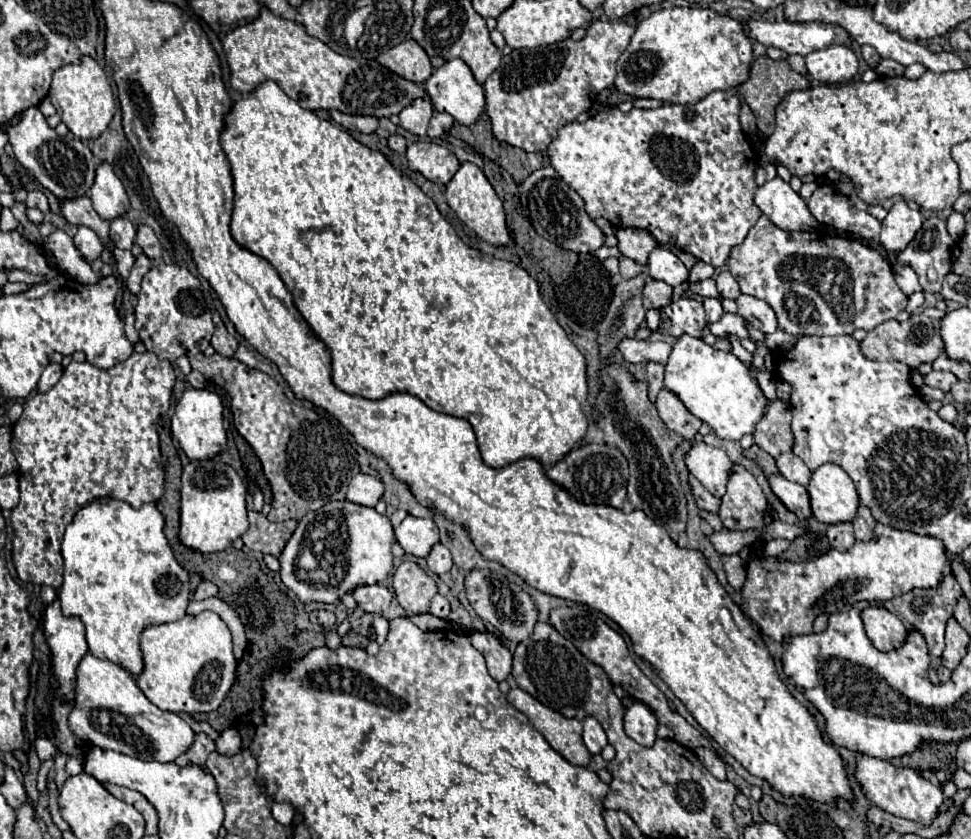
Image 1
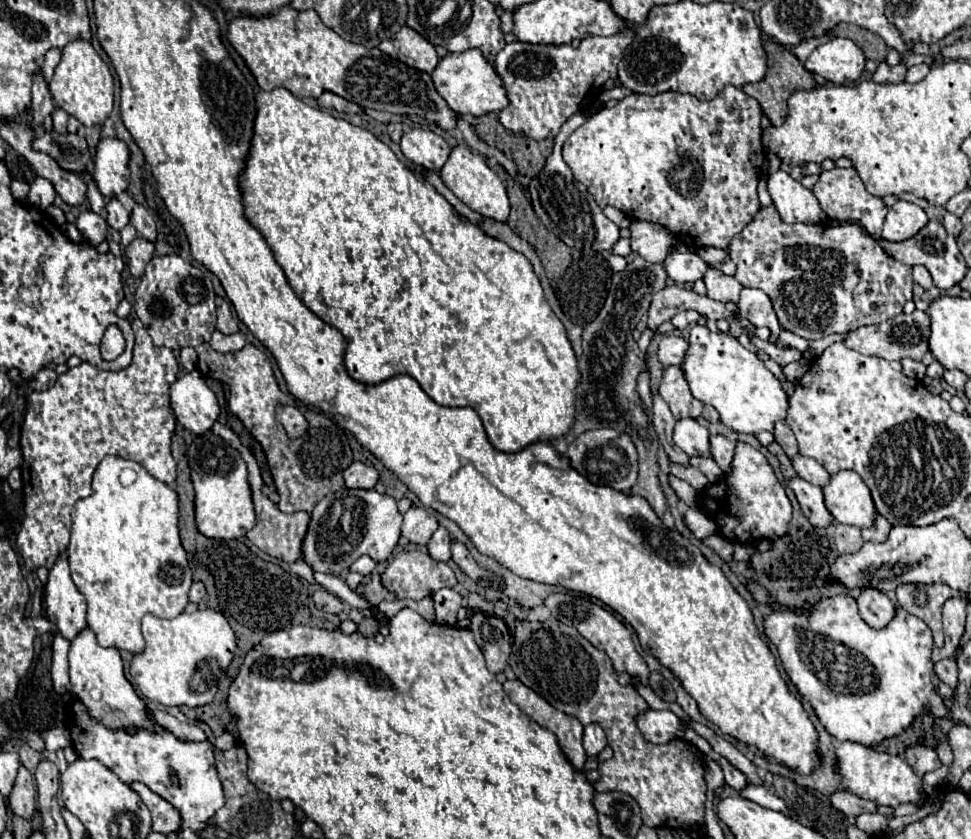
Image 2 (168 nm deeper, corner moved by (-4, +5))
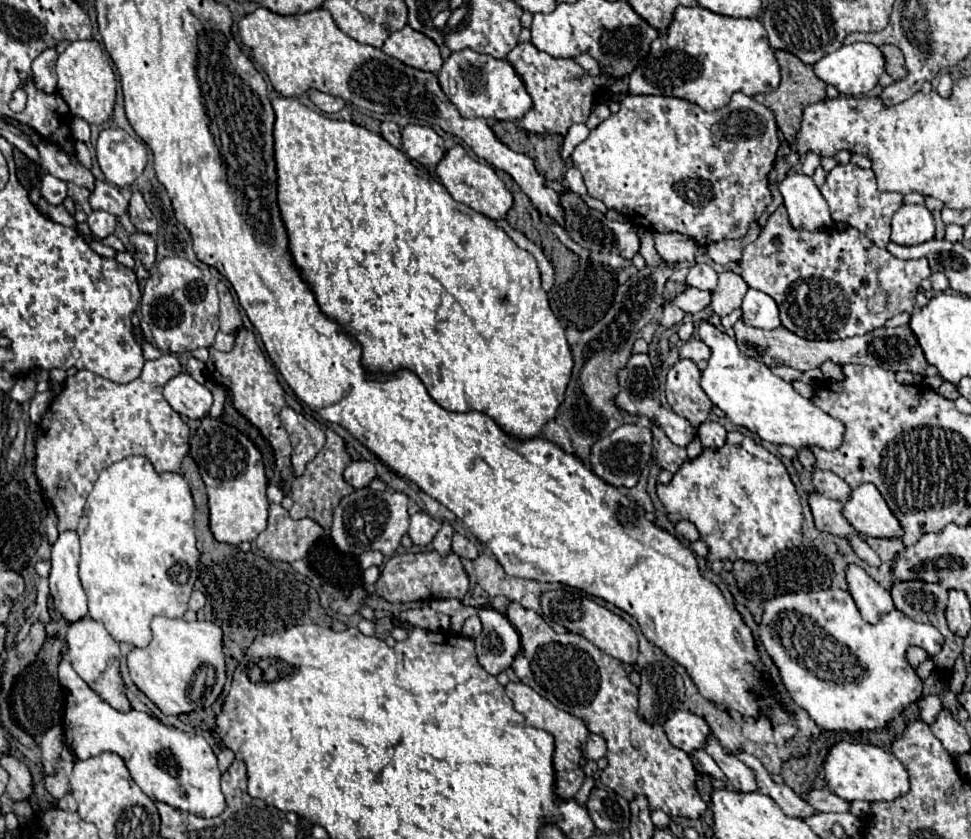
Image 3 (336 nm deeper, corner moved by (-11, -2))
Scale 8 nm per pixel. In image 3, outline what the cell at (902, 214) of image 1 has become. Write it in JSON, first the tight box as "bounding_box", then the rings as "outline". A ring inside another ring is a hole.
{"bounding_box":[892,204,934,246],"outline":[[[922,204],[902,206],[892,218],[892,242],[902,246],[922,244],[934,238],[934,218]]]}

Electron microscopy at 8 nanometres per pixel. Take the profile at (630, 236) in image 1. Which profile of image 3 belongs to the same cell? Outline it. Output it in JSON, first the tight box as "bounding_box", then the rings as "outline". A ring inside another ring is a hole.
{"bounding_box":[654,232,704,266],"outline":[[[654,232],[654,244],[656,244],[656,250],[660,254],[660,258],[668,264],[668,266],[674,266],[678,262],[684,262],[684,260],[694,260],[696,256],[704,254],[704,248],[698,246],[692,238],[684,236],[684,234],[660,234],[660,232]]]}

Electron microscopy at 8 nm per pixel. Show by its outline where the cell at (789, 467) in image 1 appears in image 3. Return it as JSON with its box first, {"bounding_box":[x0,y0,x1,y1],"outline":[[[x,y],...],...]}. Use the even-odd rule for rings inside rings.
{"bounding_box":[812,470,850,502],"outline":[[[816,470],[812,474],[812,484],[816,488],[816,492],[820,492],[826,498],[834,498],[844,502],[850,496],[850,486],[838,478],[834,472],[824,472],[824,470]]]}

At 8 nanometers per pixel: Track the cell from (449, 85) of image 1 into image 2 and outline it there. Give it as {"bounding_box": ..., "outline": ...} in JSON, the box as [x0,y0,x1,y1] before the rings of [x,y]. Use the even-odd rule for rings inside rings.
{"bounding_box":[431,49,509,115],"outline":[[[467,49],[463,53],[447,53],[439,59],[439,65],[431,73],[435,89],[447,101],[449,109],[461,115],[485,115],[491,111],[501,111],[509,105],[501,77],[497,75],[493,63],[489,63],[479,49]]]}

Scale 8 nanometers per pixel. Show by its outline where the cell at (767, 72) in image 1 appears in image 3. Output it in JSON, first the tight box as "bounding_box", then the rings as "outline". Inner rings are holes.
{"bounding_box":[754,50,826,140],"outline":[[[776,50],[776,60],[778,60],[778,66],[780,66],[780,74],[782,74],[780,86],[774,92],[770,92],[770,94],[756,94],[754,98],[774,112],[778,128],[782,130],[786,140],[792,140],[796,136],[798,128],[800,128],[802,110],[808,104],[814,104],[814,102],[820,102],[820,100],[826,98],[826,84],[812,72],[812,66],[804,64],[800,58],[796,58],[790,52]]]}

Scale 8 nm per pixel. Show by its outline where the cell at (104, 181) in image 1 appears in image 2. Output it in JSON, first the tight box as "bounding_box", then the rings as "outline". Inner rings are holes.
{"bounding_box":[93,137,129,197],"outline":[[[103,137],[95,151],[93,179],[103,197],[117,197],[129,185],[129,147],[117,137]]]}

